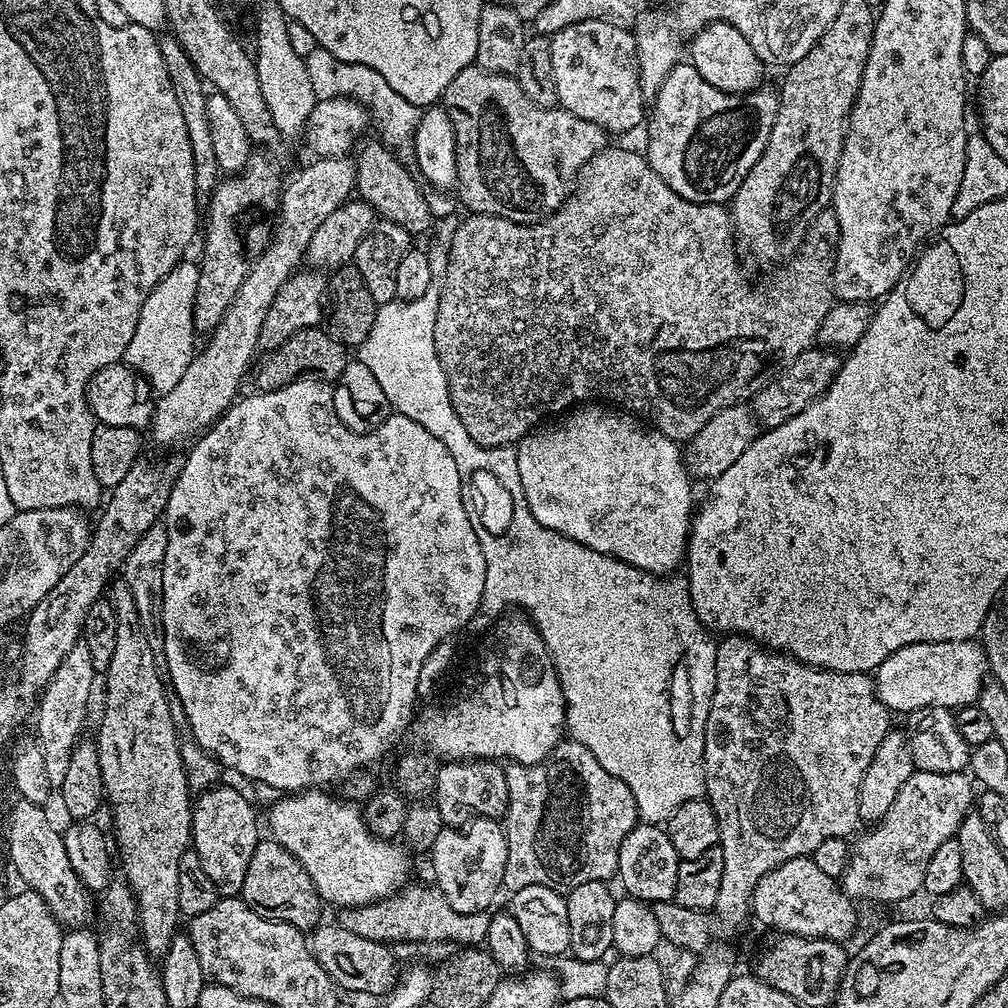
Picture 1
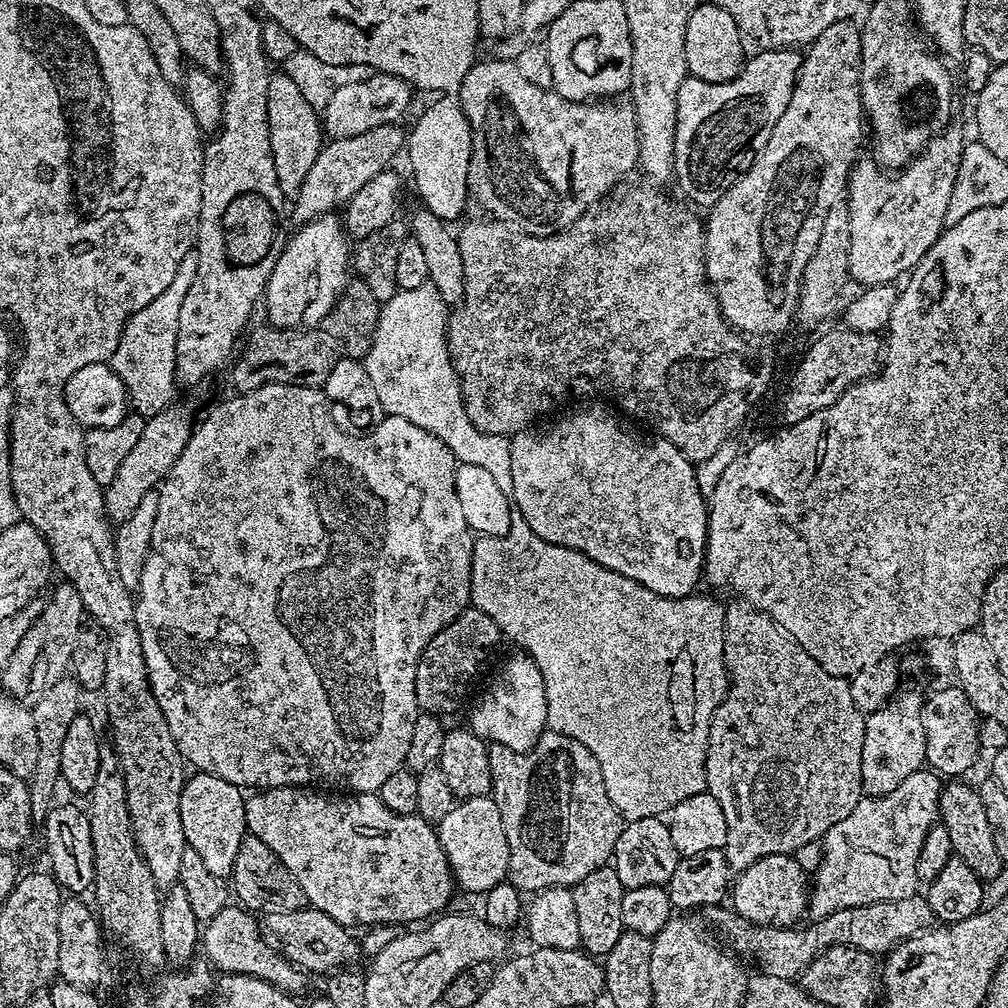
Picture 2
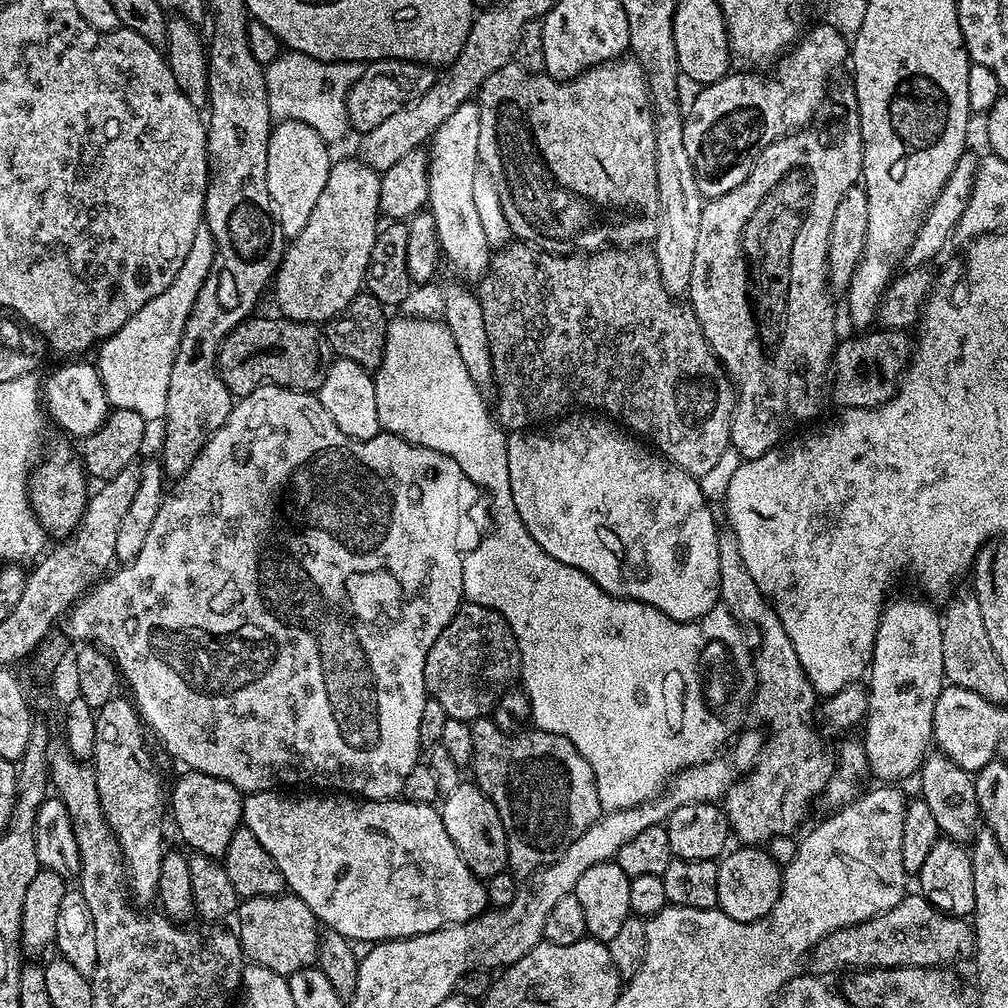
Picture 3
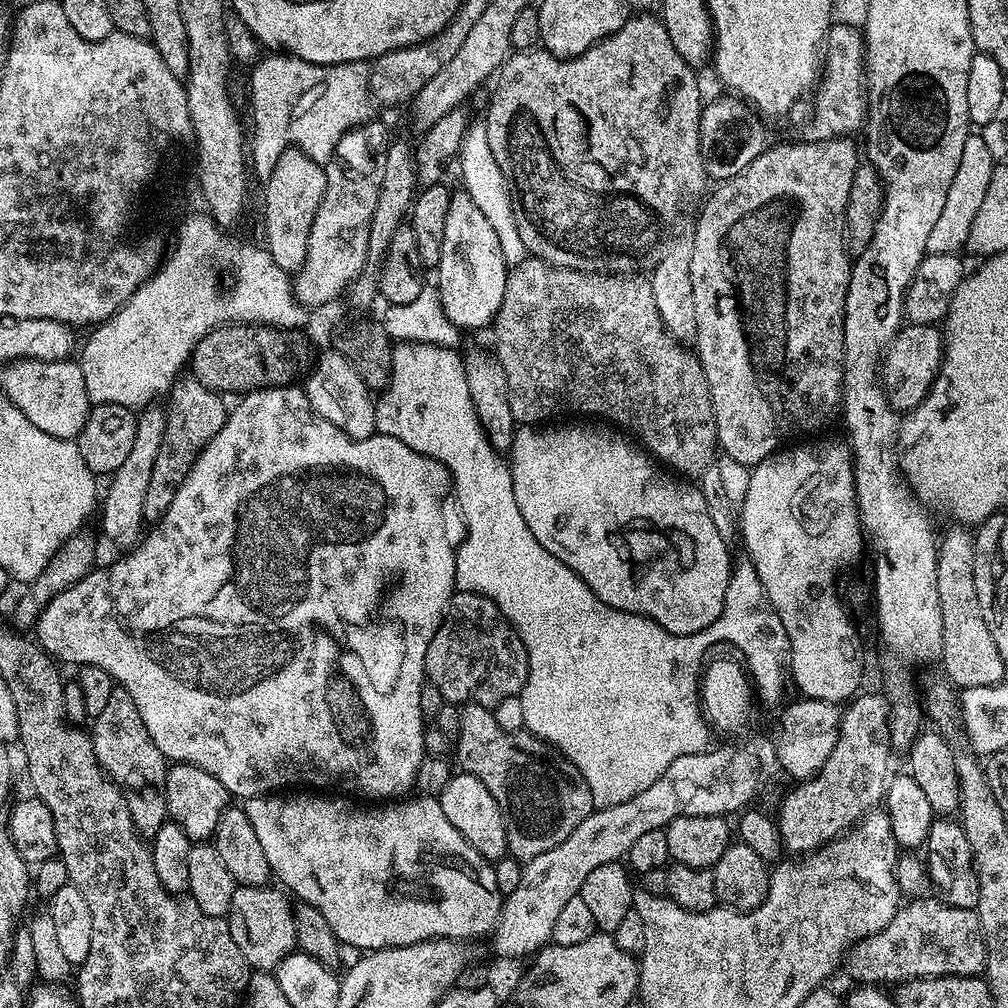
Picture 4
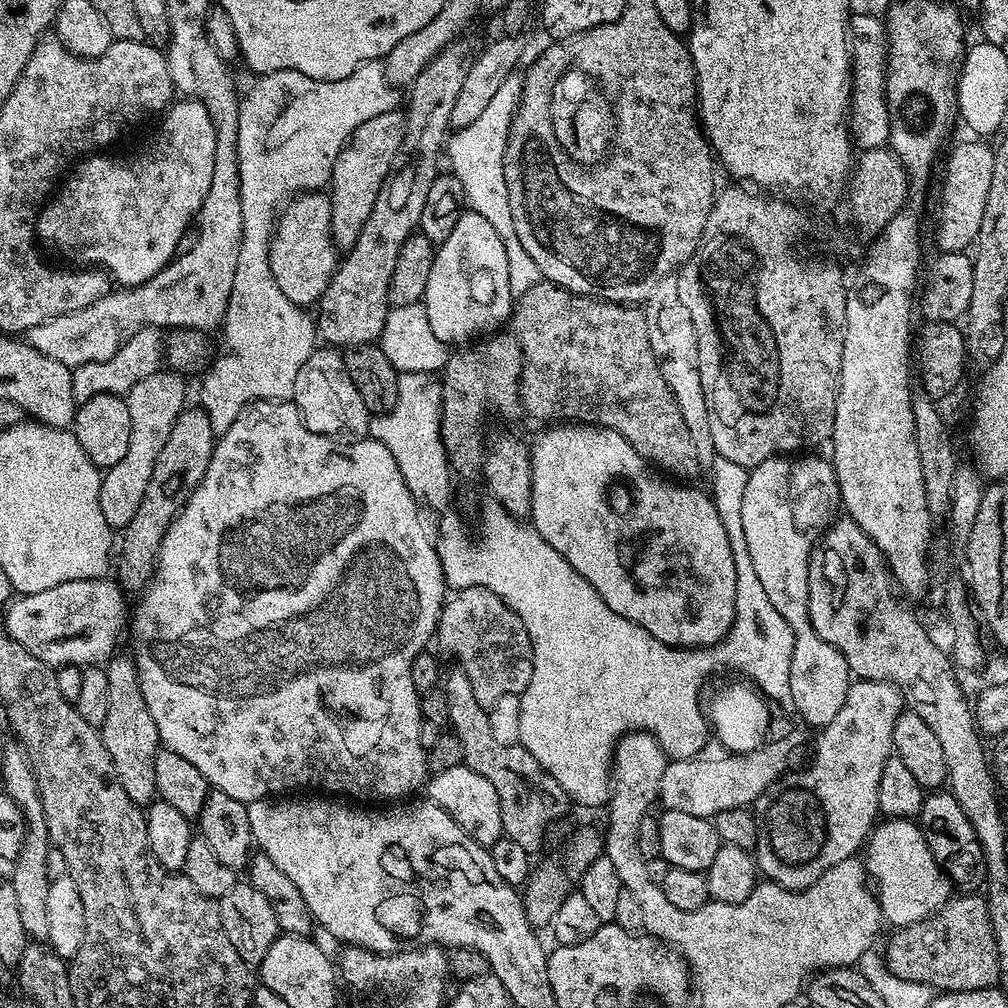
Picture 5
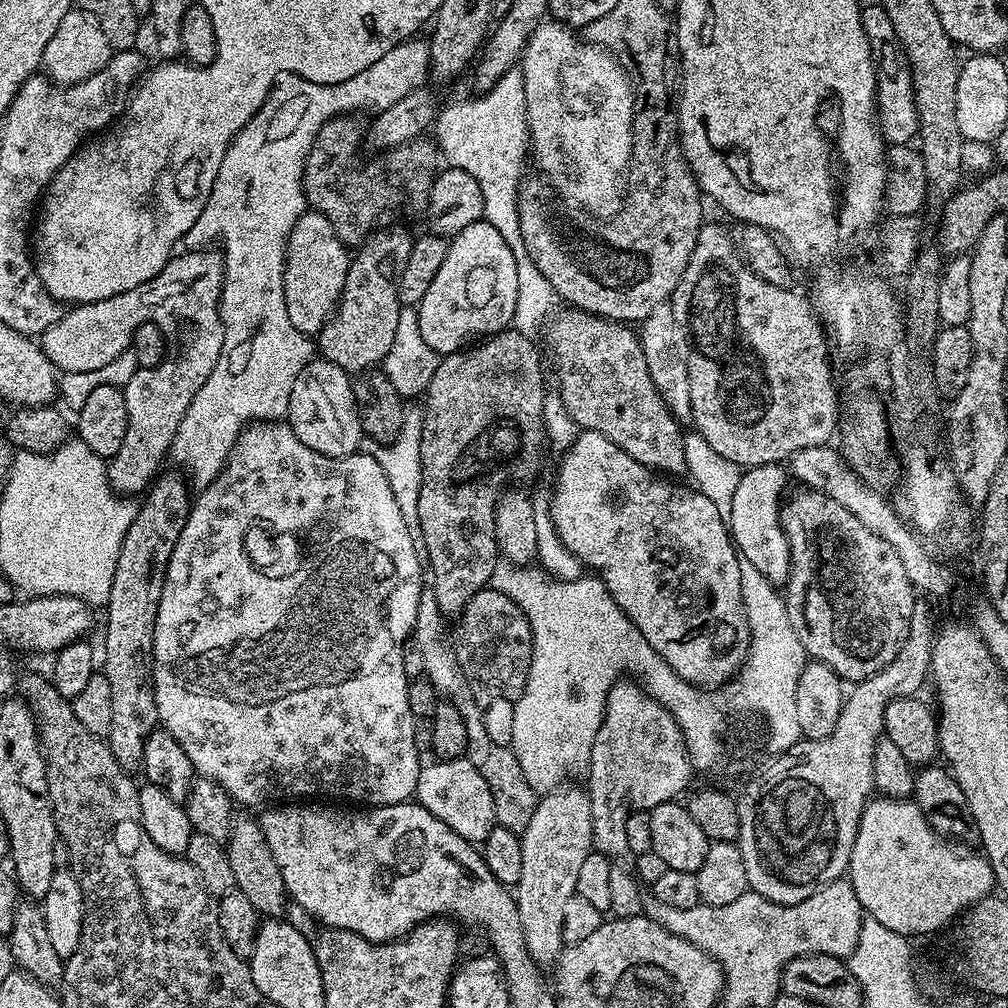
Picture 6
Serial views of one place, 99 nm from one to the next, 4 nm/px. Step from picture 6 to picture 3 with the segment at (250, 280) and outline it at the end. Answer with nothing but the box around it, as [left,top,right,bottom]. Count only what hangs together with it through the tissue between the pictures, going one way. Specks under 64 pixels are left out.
[266,50,365,142]

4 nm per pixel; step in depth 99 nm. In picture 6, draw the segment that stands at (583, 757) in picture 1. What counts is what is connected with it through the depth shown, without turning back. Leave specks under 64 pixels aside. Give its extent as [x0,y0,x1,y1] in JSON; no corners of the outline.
[411,591,538,834]

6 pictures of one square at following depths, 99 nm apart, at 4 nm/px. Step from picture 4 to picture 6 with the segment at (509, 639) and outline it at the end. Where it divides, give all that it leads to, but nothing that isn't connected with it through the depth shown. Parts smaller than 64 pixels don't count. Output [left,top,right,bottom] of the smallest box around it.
[454,586,532,710]

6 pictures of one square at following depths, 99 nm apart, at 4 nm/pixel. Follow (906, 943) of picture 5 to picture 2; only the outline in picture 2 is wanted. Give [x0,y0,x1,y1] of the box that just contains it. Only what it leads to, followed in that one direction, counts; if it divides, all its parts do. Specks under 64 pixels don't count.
[706,894,934,981]

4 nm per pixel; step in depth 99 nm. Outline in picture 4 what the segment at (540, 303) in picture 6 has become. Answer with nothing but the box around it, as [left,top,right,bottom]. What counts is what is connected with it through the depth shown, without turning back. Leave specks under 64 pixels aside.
[458,123,529,266]

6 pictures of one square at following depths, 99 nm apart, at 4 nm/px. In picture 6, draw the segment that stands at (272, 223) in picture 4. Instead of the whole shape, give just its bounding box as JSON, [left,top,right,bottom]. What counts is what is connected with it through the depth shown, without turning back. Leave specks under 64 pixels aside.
[284,210,350,338]

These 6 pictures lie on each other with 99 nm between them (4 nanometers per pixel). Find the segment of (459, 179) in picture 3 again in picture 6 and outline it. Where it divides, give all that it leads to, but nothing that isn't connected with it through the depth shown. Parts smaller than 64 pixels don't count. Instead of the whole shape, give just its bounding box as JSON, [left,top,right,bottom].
[418,219,518,354]

